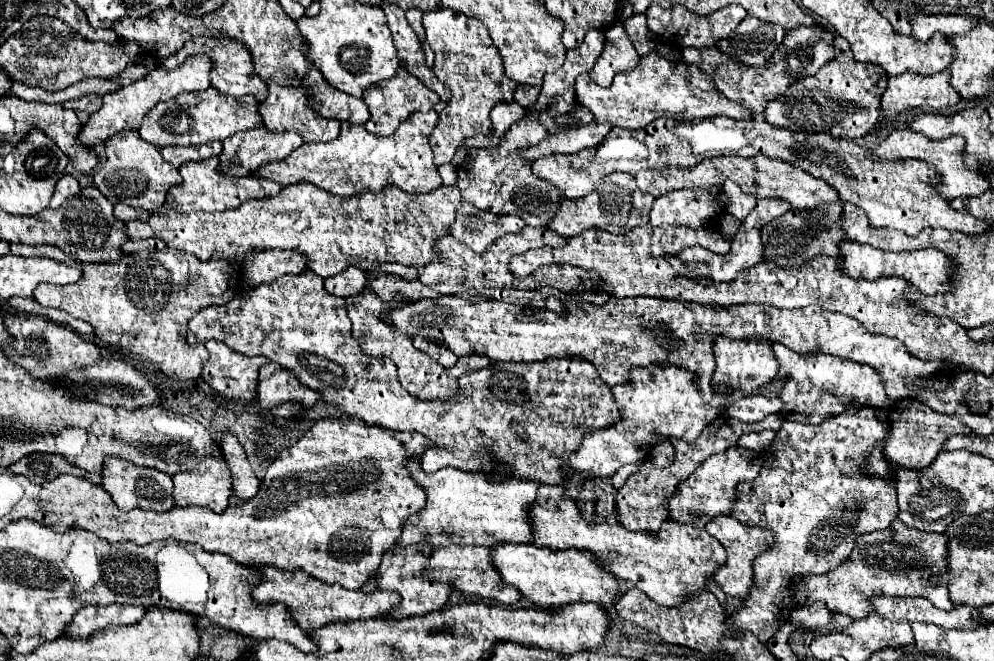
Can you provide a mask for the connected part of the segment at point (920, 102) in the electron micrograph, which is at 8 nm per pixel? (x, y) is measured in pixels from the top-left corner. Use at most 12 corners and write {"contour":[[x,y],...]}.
{"contour":[[950,72],[888,78],[880,128],[922,108],[944,112],[960,102]]}

